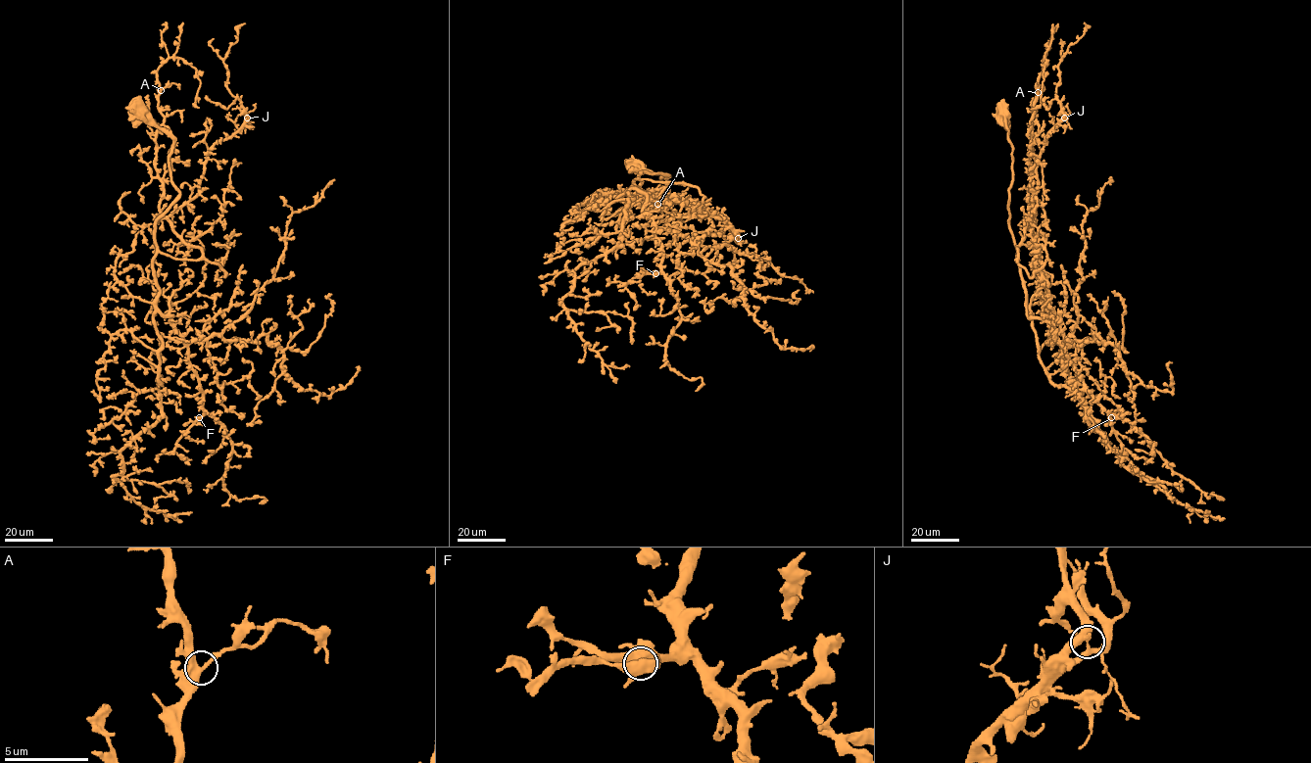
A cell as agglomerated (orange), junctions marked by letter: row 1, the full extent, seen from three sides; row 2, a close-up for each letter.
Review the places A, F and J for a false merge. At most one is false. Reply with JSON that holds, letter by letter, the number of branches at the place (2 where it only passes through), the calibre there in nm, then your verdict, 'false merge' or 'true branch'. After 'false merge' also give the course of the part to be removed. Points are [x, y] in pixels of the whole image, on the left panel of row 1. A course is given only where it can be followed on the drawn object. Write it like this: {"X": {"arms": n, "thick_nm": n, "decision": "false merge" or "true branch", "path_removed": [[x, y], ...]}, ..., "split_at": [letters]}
{"A": {"arms": 4, "thick_nm": 360, "decision": "true branch"}, "F": {"arms": 5, "thick_nm": 480, "decision": "true branch"}, "J": {"arms": 5, "thick_nm": 400, "decision": "false merge", "path_removed": [[247, 118], [238, 128], [227, 118], [229, 112]]}, "split_at": ["J"]}

